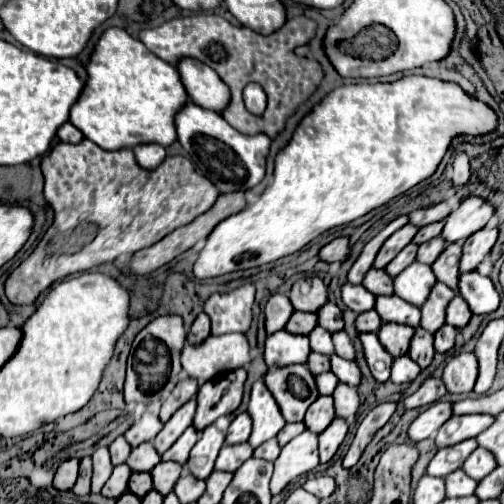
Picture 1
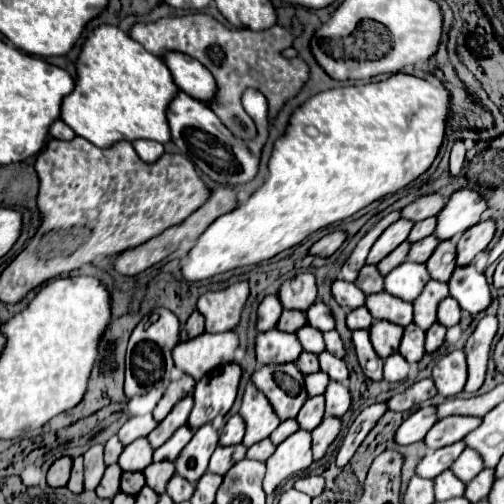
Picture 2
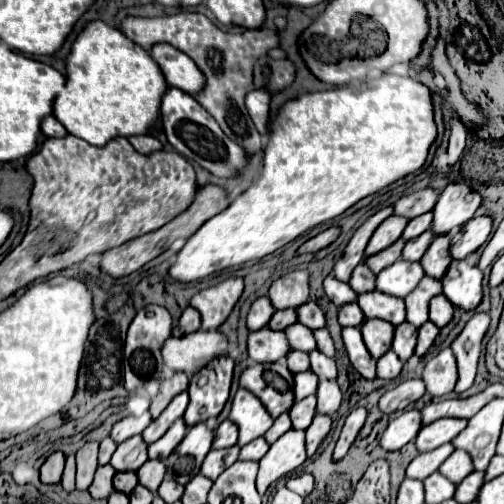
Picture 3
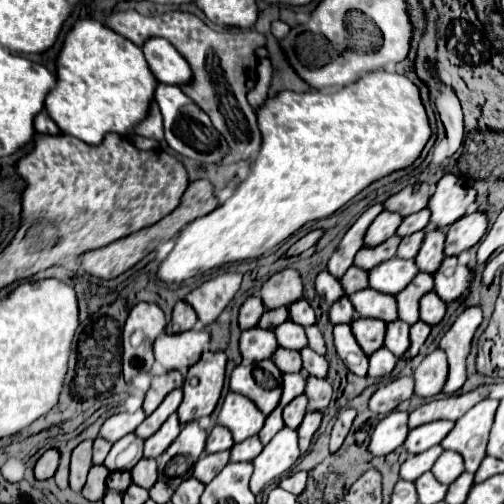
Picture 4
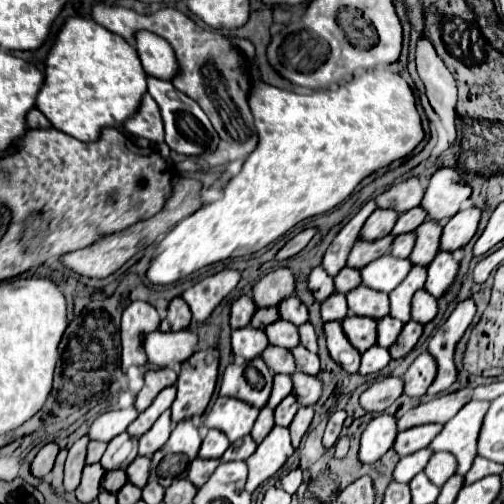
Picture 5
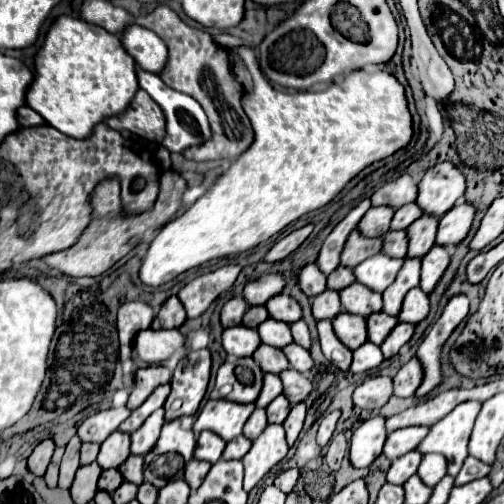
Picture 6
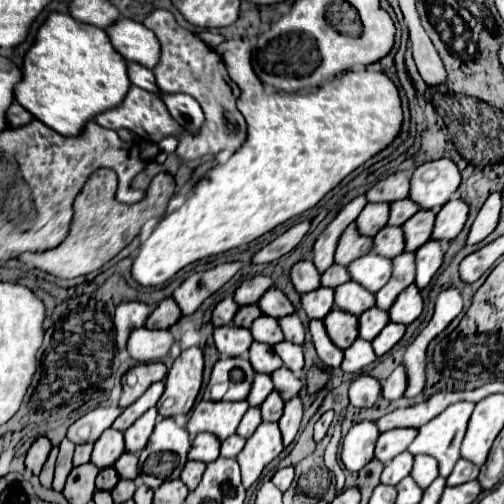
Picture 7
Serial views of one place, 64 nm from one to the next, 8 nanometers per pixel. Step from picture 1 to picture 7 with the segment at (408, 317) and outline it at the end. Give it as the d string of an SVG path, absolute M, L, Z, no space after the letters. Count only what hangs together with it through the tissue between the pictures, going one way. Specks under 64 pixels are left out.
M350 280L338 288L334 288L334 304L344 310L344 312L350 312L354 316L362 314L364 310L372 308L374 306L374 294L368 292L364 286L360 286L358 282Z

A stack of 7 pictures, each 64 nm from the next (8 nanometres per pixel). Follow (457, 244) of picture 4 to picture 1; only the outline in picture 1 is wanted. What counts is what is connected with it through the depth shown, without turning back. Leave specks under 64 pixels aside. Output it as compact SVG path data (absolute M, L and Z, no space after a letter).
M484 226L480 232L474 232L468 236L468 240L462 246L462 258L460 258L460 272L470 272L476 270L476 266L482 262L482 258L490 252L490 248L496 242L496 232L498 228Z

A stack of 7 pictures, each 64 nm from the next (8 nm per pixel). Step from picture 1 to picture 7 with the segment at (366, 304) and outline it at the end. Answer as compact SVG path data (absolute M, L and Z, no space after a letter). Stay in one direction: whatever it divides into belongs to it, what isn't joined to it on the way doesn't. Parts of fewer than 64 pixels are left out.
M300 260L290 268L290 280L296 292L310 292L320 286L320 272L312 264L312 260Z

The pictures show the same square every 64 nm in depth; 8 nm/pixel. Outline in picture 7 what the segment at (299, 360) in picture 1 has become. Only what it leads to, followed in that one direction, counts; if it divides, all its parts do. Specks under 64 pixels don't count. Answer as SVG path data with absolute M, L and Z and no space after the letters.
M220 326L214 328L214 346L220 358L242 356L248 352L250 344L254 342L250 330L238 326Z

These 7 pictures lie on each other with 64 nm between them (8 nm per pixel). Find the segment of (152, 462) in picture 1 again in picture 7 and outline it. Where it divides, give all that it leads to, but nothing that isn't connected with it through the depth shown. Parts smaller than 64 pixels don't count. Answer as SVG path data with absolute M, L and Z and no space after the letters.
M108 428L100 440L94 442L94 450L92 450L92 464L96 464L98 468L106 468L106 466L112 466L120 454L124 452L124 436L114 430L114 428Z

